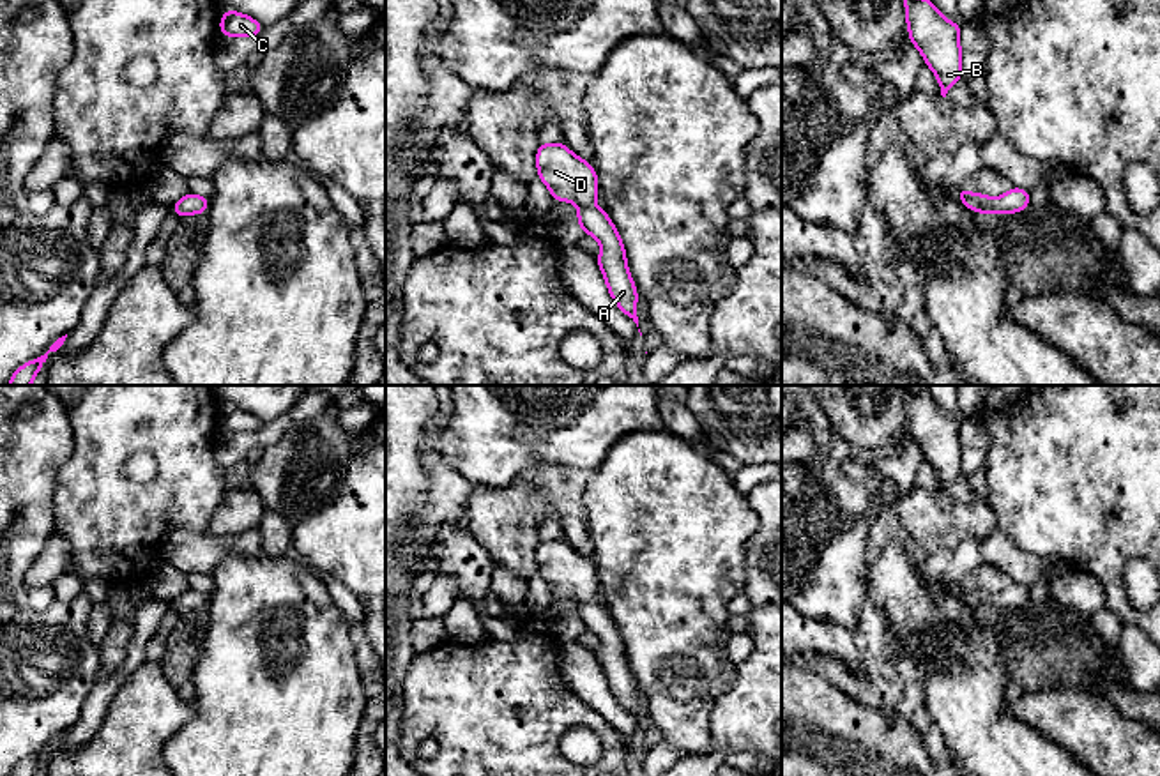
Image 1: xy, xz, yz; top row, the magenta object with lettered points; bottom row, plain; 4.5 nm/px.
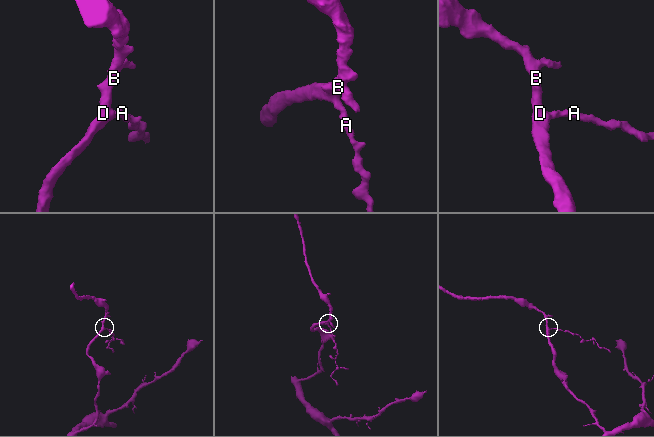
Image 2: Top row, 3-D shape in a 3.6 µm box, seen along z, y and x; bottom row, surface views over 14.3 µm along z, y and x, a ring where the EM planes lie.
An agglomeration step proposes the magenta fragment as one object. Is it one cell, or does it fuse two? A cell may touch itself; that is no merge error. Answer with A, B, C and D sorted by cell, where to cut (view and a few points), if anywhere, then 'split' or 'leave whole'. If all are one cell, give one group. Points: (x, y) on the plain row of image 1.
A B C D; no cut; leave whole

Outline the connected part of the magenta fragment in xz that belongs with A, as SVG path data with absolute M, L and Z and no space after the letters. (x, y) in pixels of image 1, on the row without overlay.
M541 539L536 560L538 573L552 594L573 597L578 605L578 624L599 636L601 650L596 658L607 684L621 707L638 723L638 688L626 659L624 640L608 610L596 603L598 571L592 560L575 552L564 539Z

